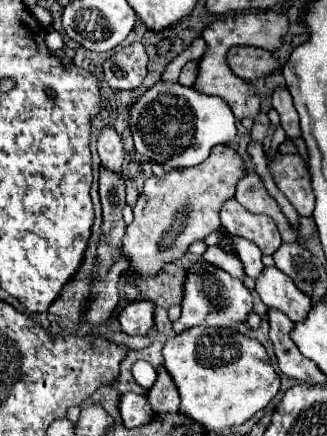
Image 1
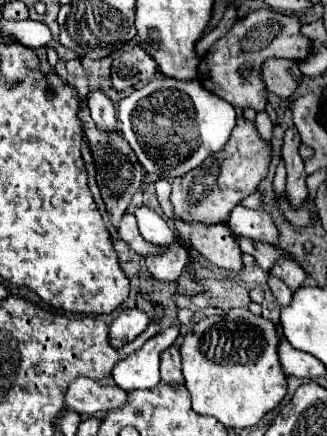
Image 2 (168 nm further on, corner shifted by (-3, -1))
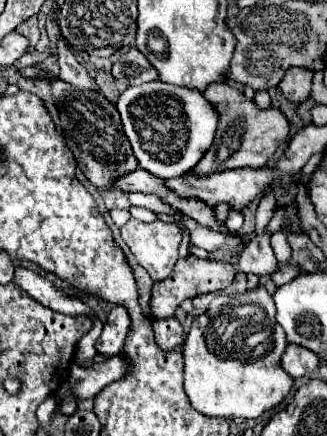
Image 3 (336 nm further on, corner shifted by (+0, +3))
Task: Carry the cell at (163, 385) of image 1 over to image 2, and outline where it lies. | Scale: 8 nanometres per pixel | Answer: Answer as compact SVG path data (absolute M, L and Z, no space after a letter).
M173 344L161 354L161 380L167 384L181 384L183 374L181 374L181 356L179 348Z

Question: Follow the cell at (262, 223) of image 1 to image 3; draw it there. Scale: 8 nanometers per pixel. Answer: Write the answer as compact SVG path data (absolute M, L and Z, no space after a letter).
M232 210L232 212L228 214L228 218L226 218L224 224L226 224L226 228L228 228L230 232L236 234L236 232L242 228L242 222L244 222L244 216L242 216L240 212L234 212L234 210Z

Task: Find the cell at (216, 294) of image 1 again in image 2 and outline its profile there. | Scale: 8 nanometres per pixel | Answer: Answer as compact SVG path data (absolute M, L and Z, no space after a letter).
M169 327L149 339L133 356L121 360L112 371L112 378L117 386L127 392L155 388L161 380L160 354L175 343L178 335L177 327Z

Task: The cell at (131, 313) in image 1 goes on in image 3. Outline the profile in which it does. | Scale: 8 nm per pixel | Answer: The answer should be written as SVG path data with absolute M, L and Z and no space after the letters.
M122 306L112 308L104 324L104 332L96 342L96 352L102 356L118 356L122 352L126 334L130 332L130 316Z

